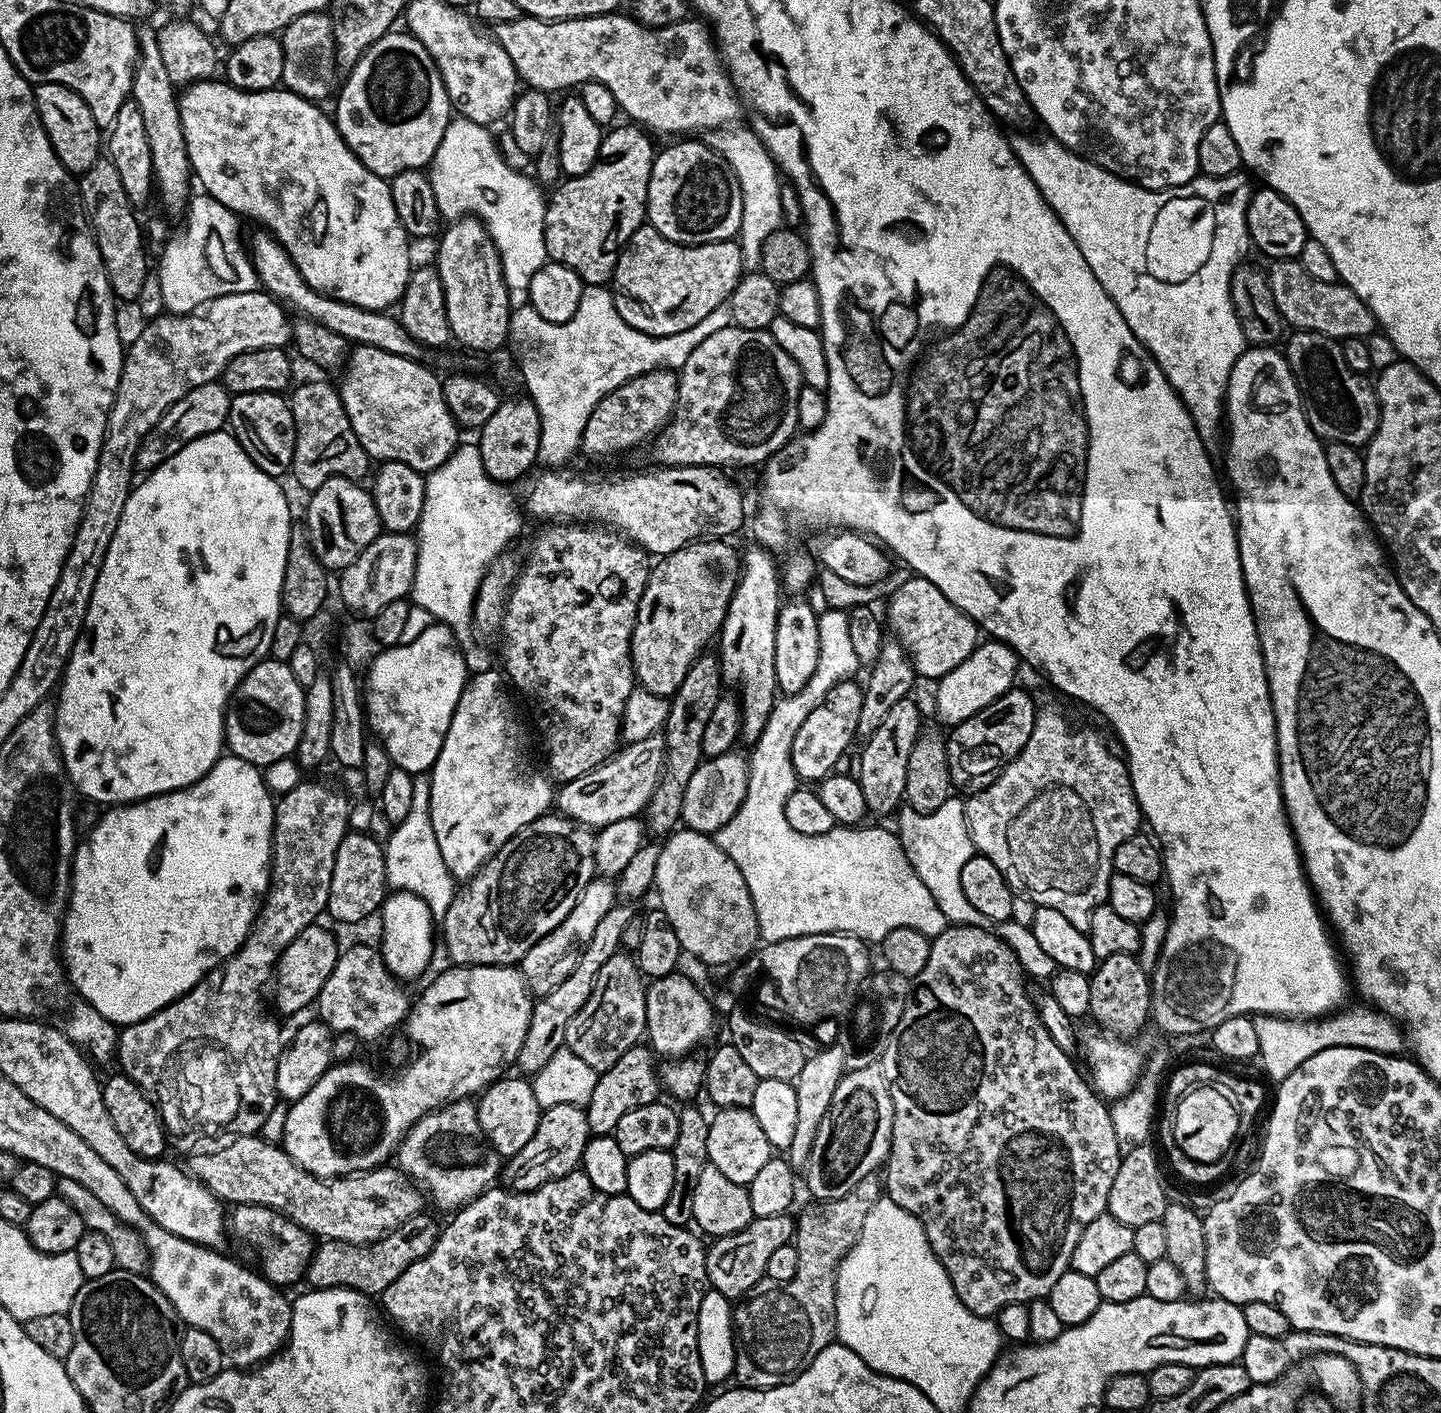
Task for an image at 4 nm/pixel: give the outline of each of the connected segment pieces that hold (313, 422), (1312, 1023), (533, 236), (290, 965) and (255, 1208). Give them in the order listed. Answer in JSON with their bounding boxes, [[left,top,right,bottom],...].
[[290,380,370,490],[1256,1006,1406,1082],[430,118,549,309],[274,922,341,1016],[230,1204,314,1286]]

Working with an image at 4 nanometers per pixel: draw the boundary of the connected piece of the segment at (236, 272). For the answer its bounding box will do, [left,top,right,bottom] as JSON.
[160,194,258,314]

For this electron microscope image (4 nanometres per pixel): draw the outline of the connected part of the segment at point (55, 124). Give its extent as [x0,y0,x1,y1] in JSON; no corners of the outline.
[34,84,102,174]

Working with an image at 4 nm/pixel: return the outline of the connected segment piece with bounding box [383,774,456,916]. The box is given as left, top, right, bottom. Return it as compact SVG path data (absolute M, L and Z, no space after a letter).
M420 774L414 779L414 802L410 802L410 814L401 824L395 825L385 844L384 877L385 883L393 890L406 890L419 895L429 905L433 915L442 916L453 902L456 881L442 859L438 842L434 838L434 826L430 822L431 779Z

